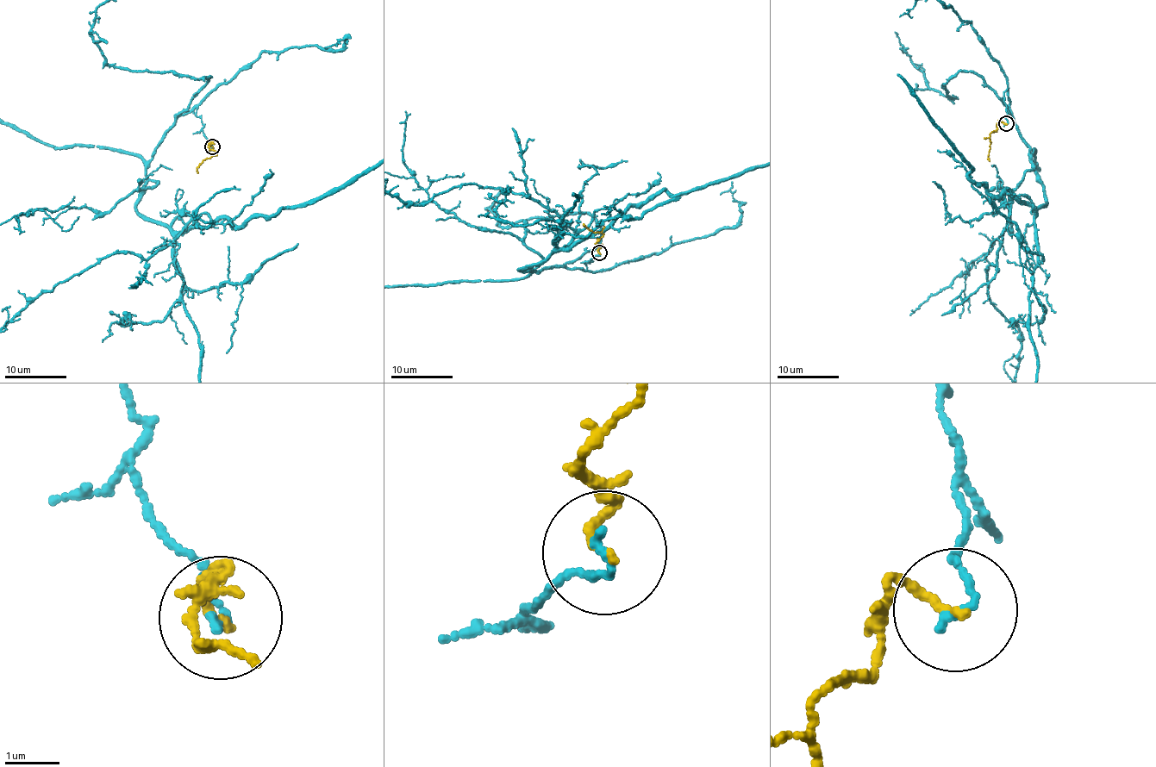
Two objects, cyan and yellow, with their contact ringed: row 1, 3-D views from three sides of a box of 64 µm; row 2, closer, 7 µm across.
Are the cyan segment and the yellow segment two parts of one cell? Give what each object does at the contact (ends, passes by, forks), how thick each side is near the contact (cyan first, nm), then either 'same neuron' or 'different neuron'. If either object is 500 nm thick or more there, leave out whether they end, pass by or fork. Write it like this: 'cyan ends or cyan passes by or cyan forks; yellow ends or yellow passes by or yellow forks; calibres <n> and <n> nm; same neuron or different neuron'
cyan ends; yellow ends; calibres 130 and 140 nm; different neuron

